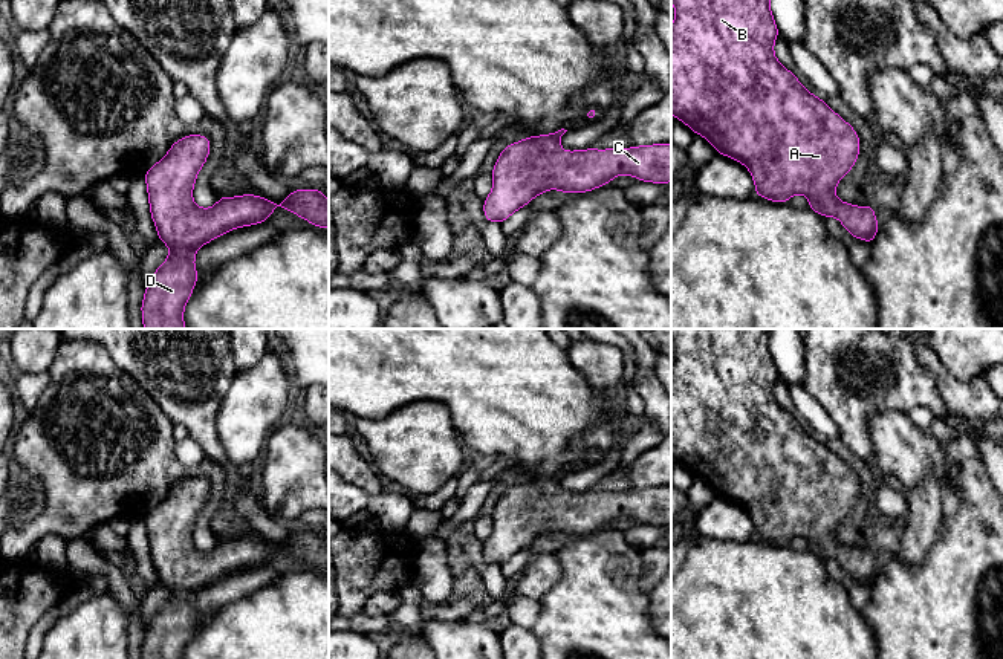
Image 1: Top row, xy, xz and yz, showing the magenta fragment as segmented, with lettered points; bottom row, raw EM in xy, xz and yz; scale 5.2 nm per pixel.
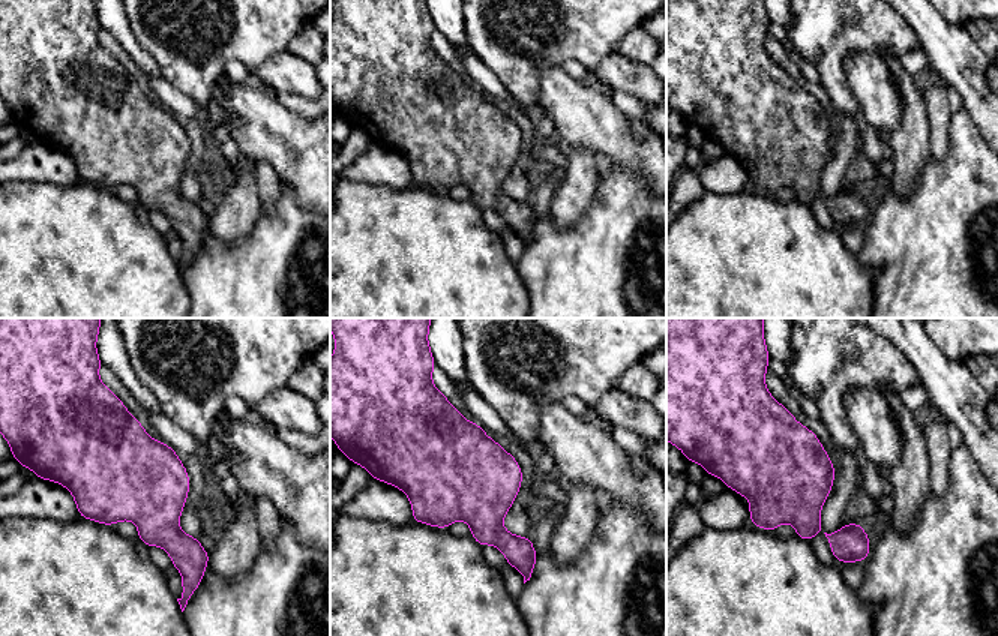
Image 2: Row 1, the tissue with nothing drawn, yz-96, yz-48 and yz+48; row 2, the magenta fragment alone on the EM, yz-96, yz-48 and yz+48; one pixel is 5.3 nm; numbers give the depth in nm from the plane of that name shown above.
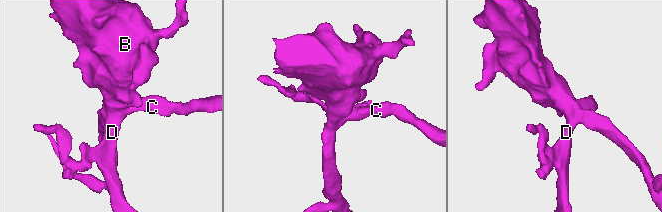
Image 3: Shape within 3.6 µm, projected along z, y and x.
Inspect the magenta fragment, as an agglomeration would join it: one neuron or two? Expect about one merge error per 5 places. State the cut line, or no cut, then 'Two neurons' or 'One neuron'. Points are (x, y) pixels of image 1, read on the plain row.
No split. One neuron

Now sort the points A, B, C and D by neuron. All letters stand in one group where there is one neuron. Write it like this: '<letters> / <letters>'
A B C D

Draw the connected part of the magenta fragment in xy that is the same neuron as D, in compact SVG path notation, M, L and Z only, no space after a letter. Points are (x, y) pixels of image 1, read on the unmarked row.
M185 477L171 486L167 497L144 515L150 557L157 573L157 583L168 592L168 601L153 615L141 647L142 659L183 659L183 651L193 638L199 615L194 610L196 593L231 572L269 563L275 550L283 550L306 564L329 570L329 543L321 532L291 532L286 543L275 546L263 538L220 538L213 550L200 550L193 543L193 531L199 514L209 498L211 483L205 477Z

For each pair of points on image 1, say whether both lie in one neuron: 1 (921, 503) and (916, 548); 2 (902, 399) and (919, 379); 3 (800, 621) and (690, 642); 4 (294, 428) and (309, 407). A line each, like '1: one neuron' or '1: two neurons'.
1: one neuron
2: one neuron
3: one neuron
4: two neurons

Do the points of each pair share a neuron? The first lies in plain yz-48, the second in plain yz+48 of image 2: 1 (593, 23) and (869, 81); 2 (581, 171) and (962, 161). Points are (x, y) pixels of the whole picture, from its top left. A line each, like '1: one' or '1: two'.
1: two
2: two

